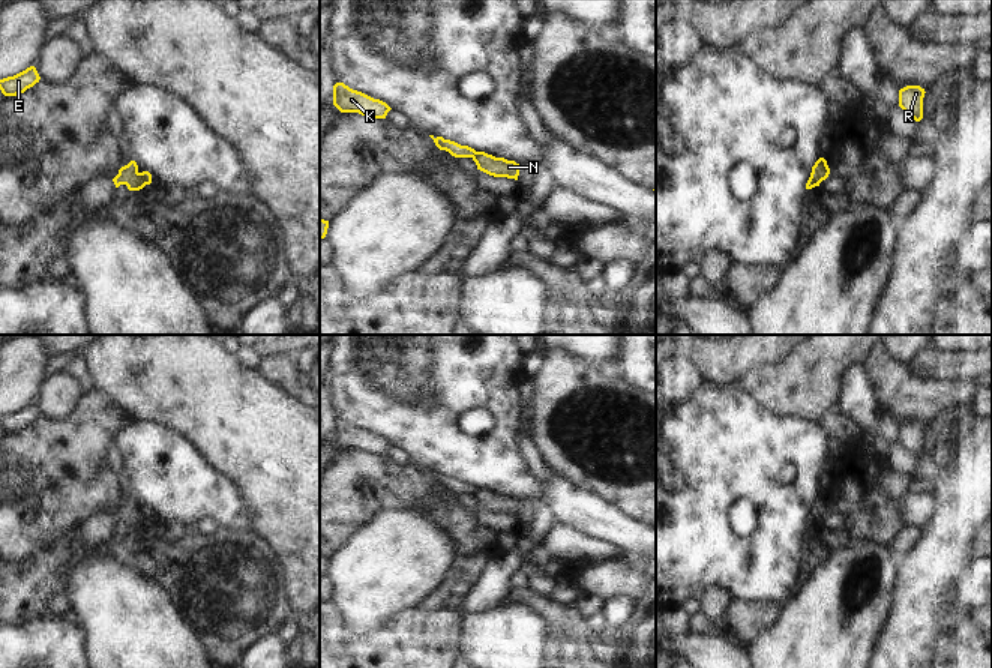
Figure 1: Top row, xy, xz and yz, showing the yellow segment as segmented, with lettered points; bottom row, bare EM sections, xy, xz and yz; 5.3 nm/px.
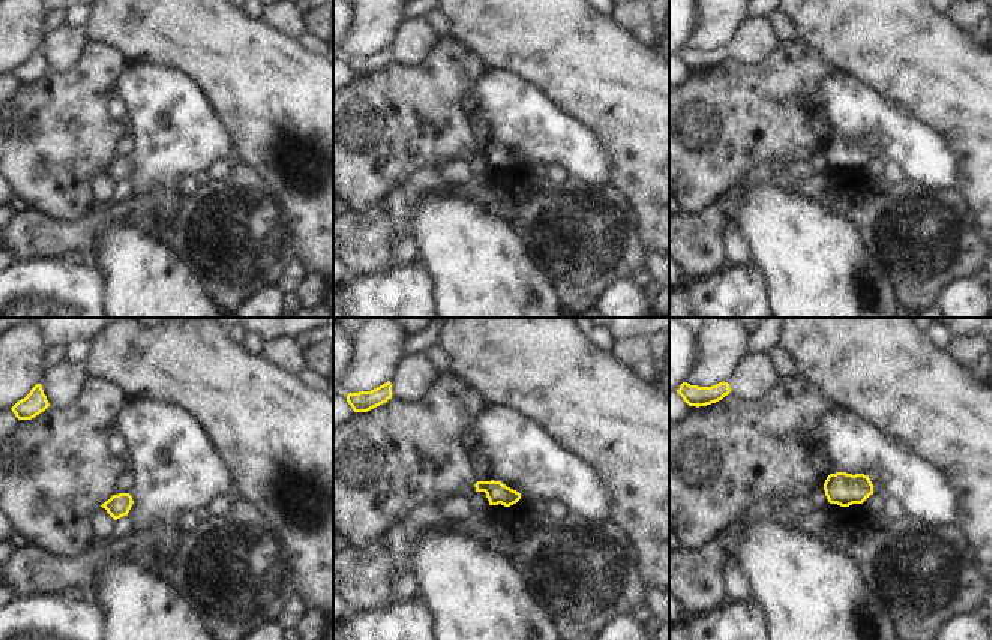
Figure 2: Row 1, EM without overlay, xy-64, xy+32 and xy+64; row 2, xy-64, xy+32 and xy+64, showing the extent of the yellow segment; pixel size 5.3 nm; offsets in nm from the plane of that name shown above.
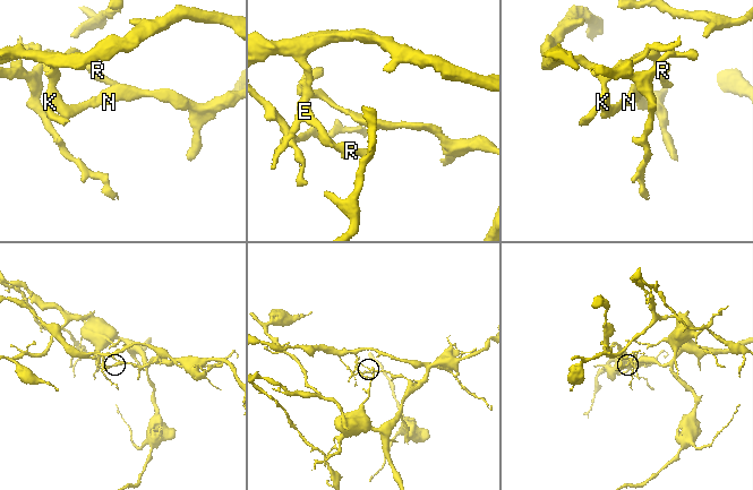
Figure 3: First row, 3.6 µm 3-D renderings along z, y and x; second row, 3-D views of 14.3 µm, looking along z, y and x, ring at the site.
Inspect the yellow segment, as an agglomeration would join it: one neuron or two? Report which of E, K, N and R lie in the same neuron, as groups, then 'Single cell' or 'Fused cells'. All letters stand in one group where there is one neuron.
Groups: E K R / N. Fused cells

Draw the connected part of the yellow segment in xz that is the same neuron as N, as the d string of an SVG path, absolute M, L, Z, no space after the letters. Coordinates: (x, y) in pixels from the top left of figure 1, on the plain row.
M477 488L477 491L473 494L473 497L476 498L477 506L480 506L489 512L518 516L519 500L516 500L515 497L507 497L504 494L495 494L485 488Z

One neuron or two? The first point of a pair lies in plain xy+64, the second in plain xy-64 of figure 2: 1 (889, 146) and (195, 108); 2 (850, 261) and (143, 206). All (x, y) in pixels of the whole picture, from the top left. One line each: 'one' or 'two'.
1: one
2: two

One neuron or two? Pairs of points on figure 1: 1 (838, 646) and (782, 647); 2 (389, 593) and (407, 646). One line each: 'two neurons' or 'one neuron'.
1: one neuron
2: two neurons

